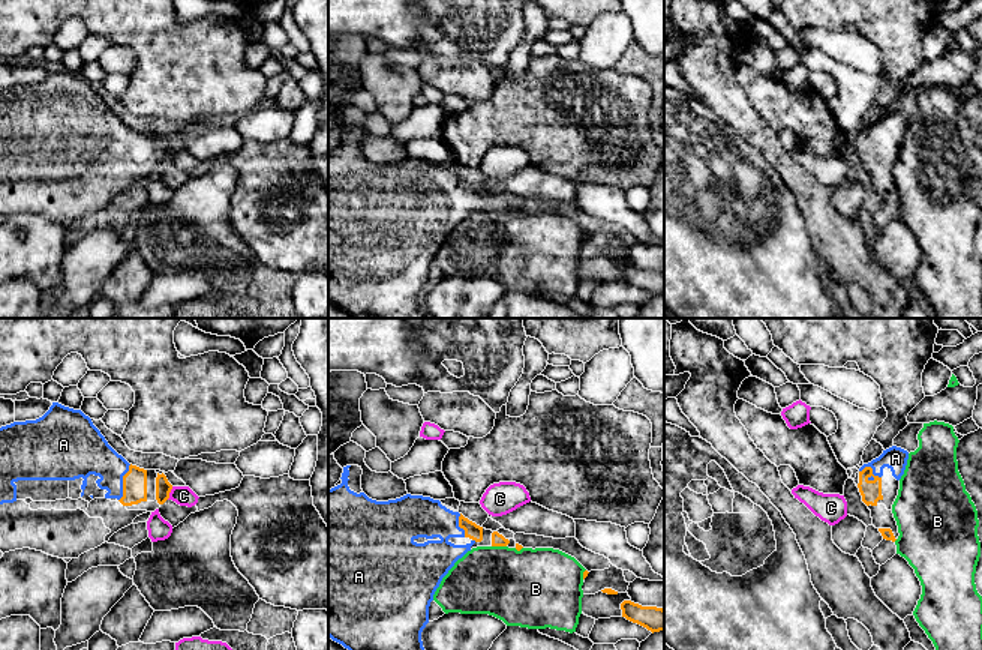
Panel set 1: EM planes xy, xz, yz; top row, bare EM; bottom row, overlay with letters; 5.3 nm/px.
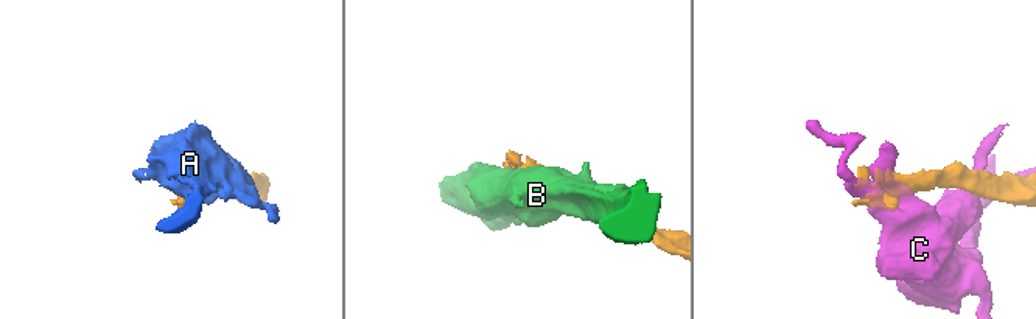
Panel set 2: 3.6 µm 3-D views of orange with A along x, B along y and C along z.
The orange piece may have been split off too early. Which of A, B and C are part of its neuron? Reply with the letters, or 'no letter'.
A

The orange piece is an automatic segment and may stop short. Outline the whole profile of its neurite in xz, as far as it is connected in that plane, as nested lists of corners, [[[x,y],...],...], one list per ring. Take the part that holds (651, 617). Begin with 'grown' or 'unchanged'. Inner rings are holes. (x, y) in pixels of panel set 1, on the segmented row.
unchanged; [[[624,600],[621,603],[621,609],[622,609],[622,617],[646,627],[652,633],[664,630],[664,609],[663,608],[642,606],[631,600]]]

